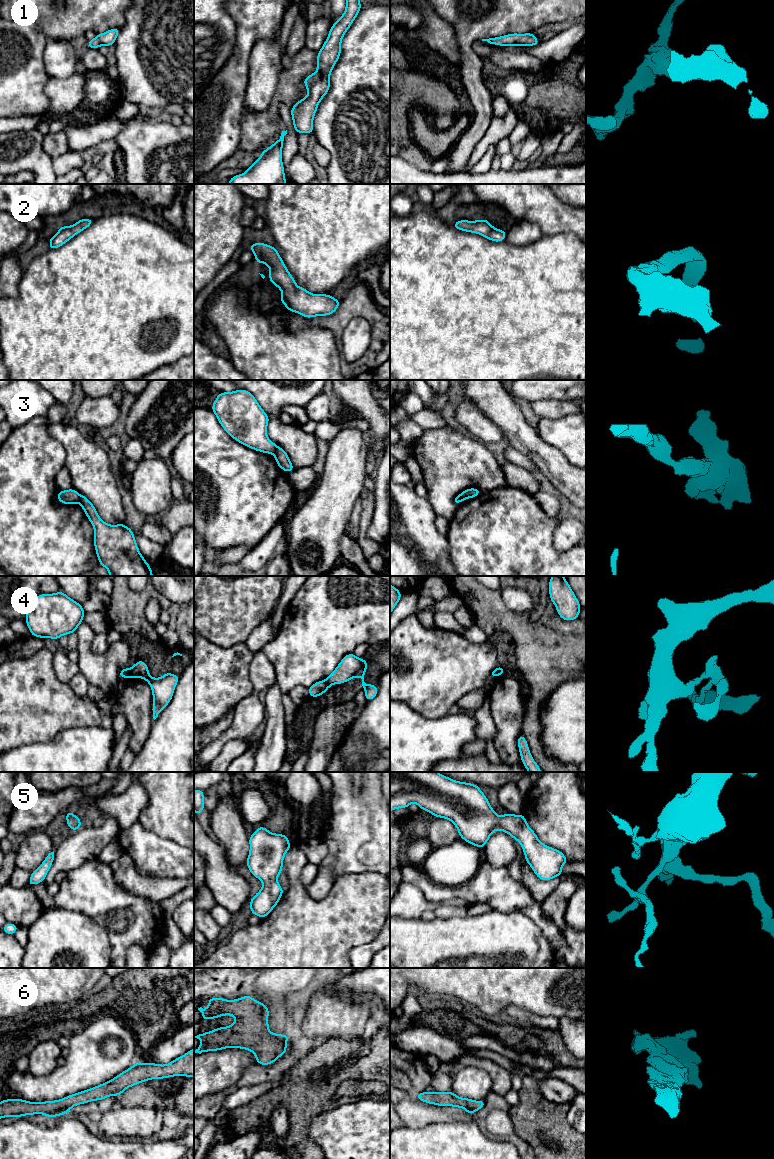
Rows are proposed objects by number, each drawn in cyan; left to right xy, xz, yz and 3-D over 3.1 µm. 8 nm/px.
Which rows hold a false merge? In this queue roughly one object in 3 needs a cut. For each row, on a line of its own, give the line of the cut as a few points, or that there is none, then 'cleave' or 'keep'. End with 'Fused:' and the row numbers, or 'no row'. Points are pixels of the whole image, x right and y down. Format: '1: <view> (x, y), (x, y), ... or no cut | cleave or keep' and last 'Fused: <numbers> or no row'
1: no cut | keep
2: no cut | keep
3: xy (79, 495), (80, 502) | cleave
4: xy (130, 668), (131, 676) | cleave
5: no cut | keep
6: no cut | keep
Fused: 3, 4

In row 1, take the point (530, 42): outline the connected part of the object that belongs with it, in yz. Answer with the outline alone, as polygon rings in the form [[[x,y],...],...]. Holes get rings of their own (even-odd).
[[[512,33],[500,37],[482,39],[482,41],[499,46],[536,46],[540,43],[534,33]]]

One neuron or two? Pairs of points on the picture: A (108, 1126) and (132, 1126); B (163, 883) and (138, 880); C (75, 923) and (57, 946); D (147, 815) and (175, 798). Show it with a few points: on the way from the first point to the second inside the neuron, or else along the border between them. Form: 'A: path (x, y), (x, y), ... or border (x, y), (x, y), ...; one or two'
A: path (114, 1126), (126, 1126); one
B: path (157, 883), (144, 883); one
C: path (74, 929), (63, 940); one
D: path (154, 815), (158, 815), (168, 805); one

